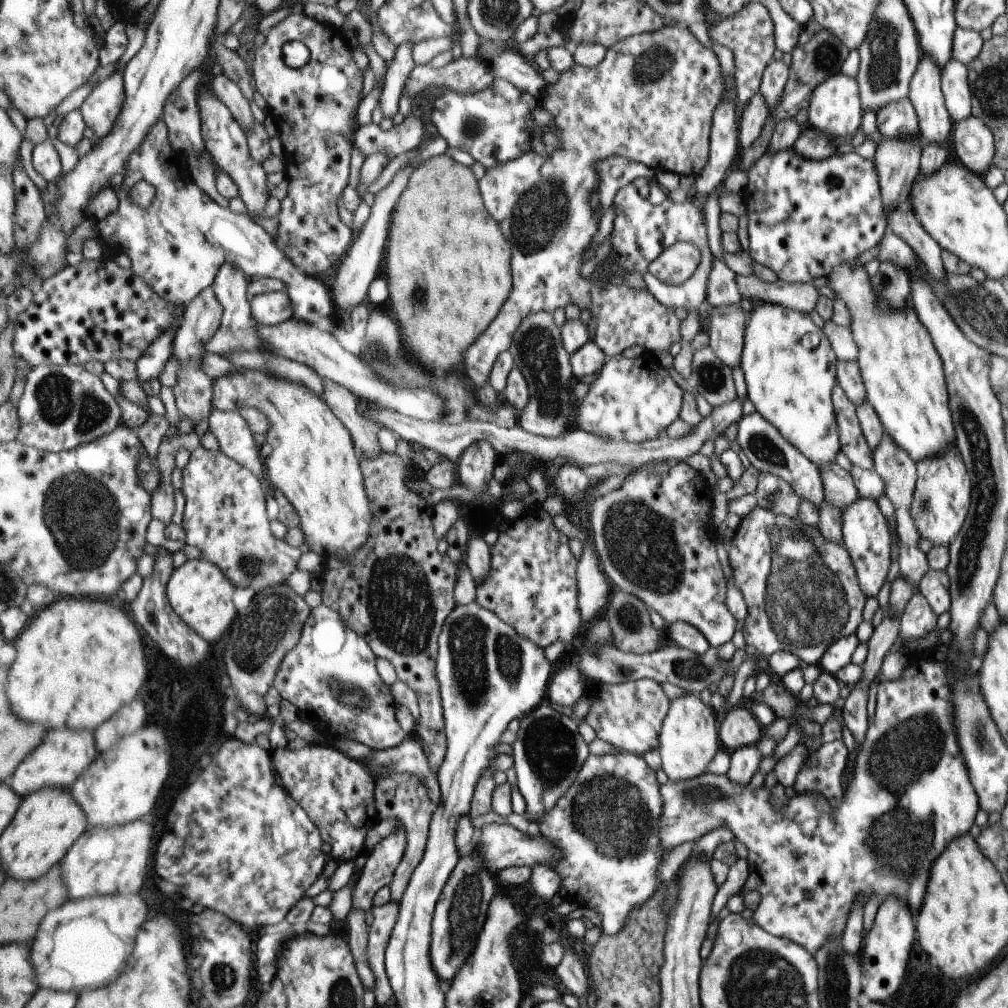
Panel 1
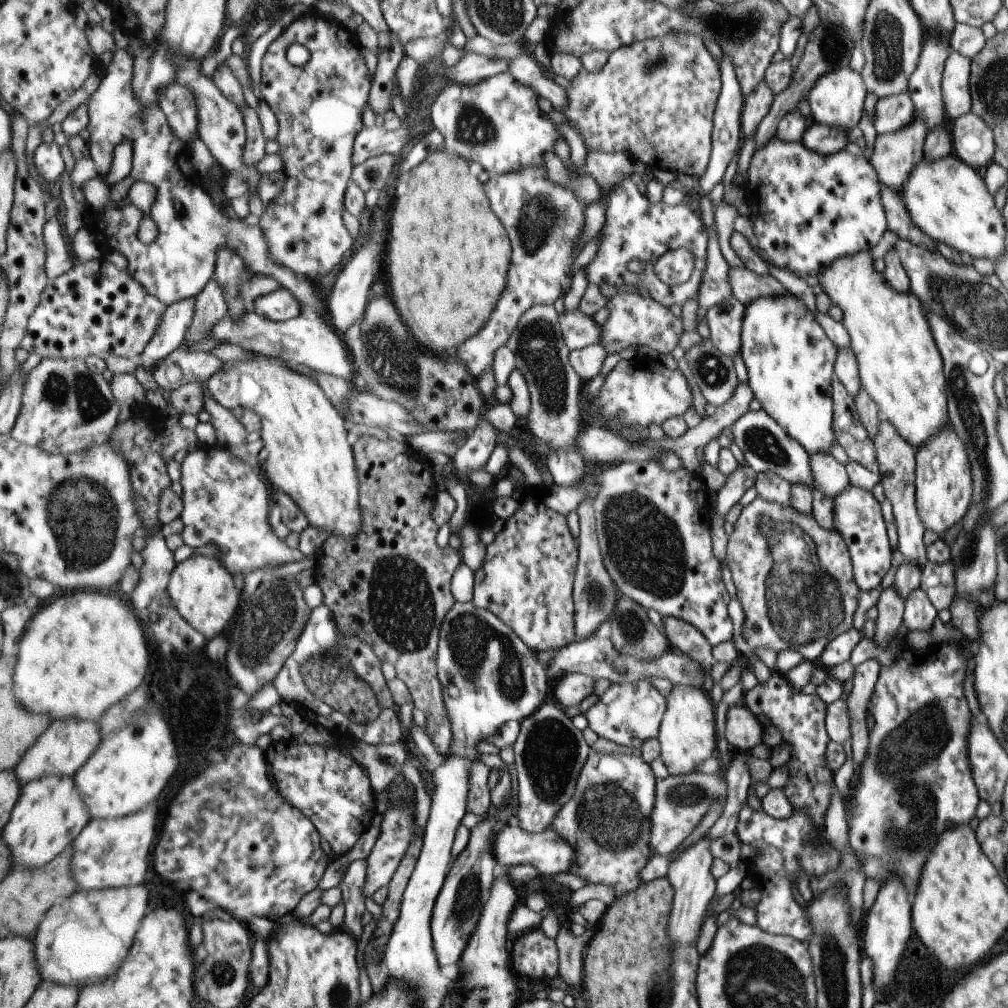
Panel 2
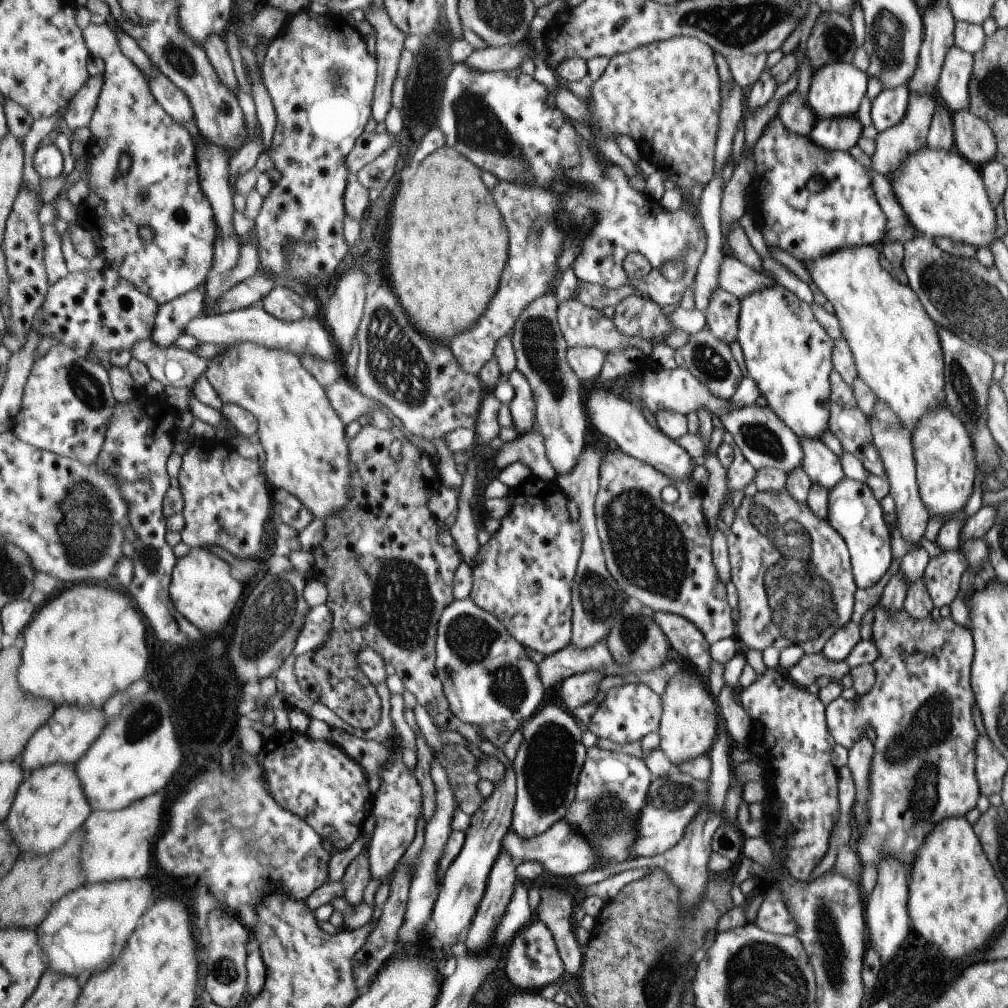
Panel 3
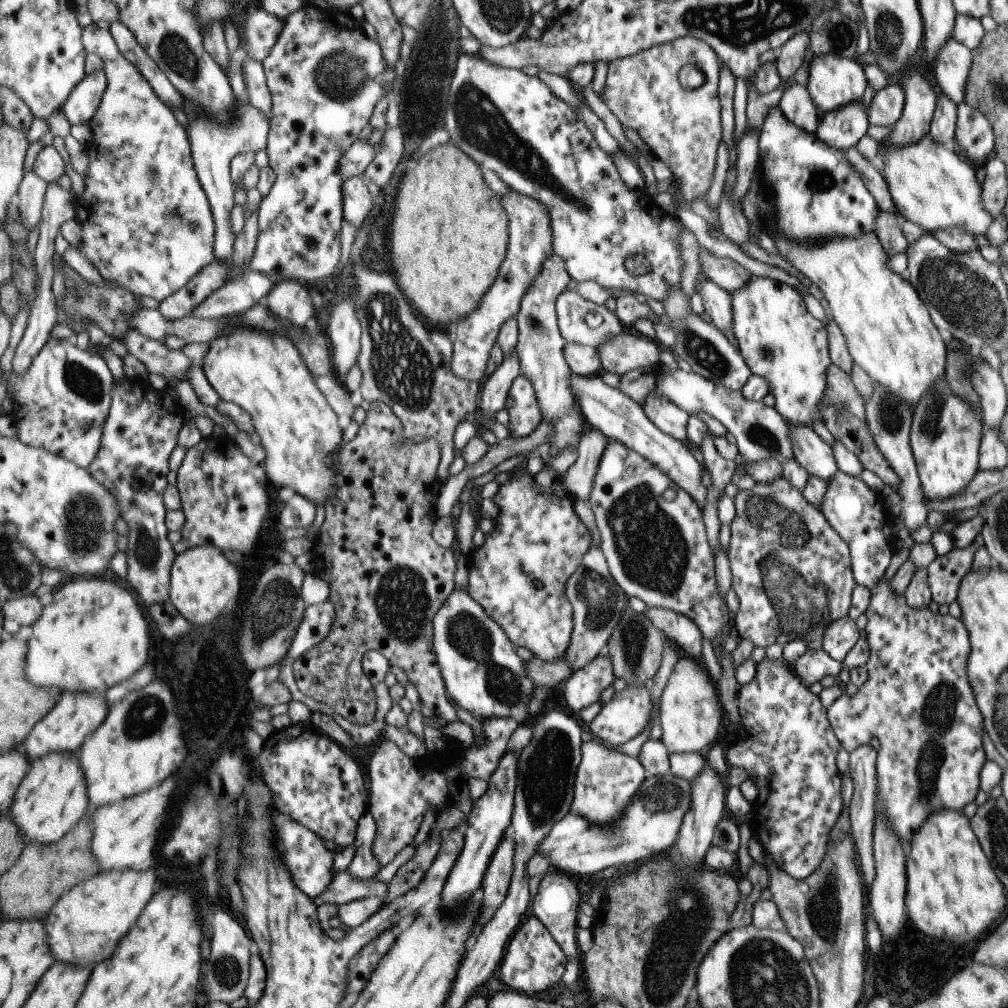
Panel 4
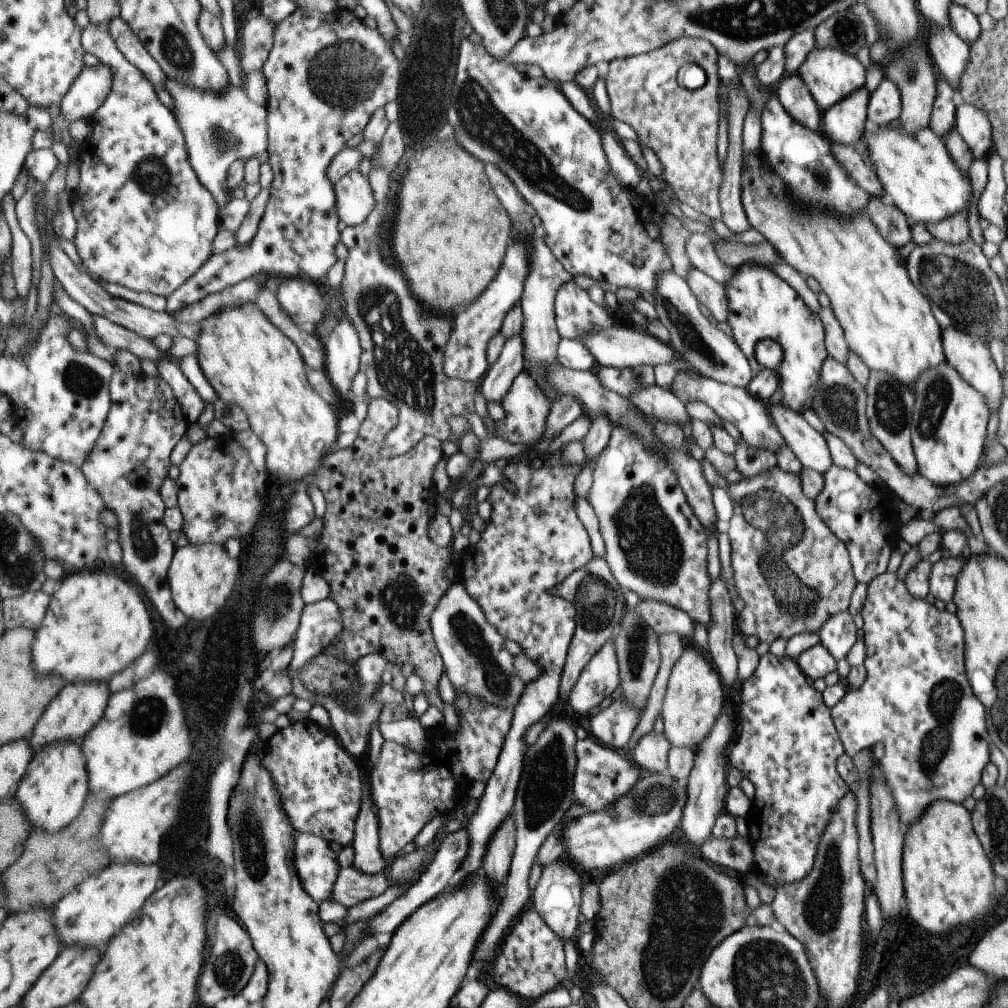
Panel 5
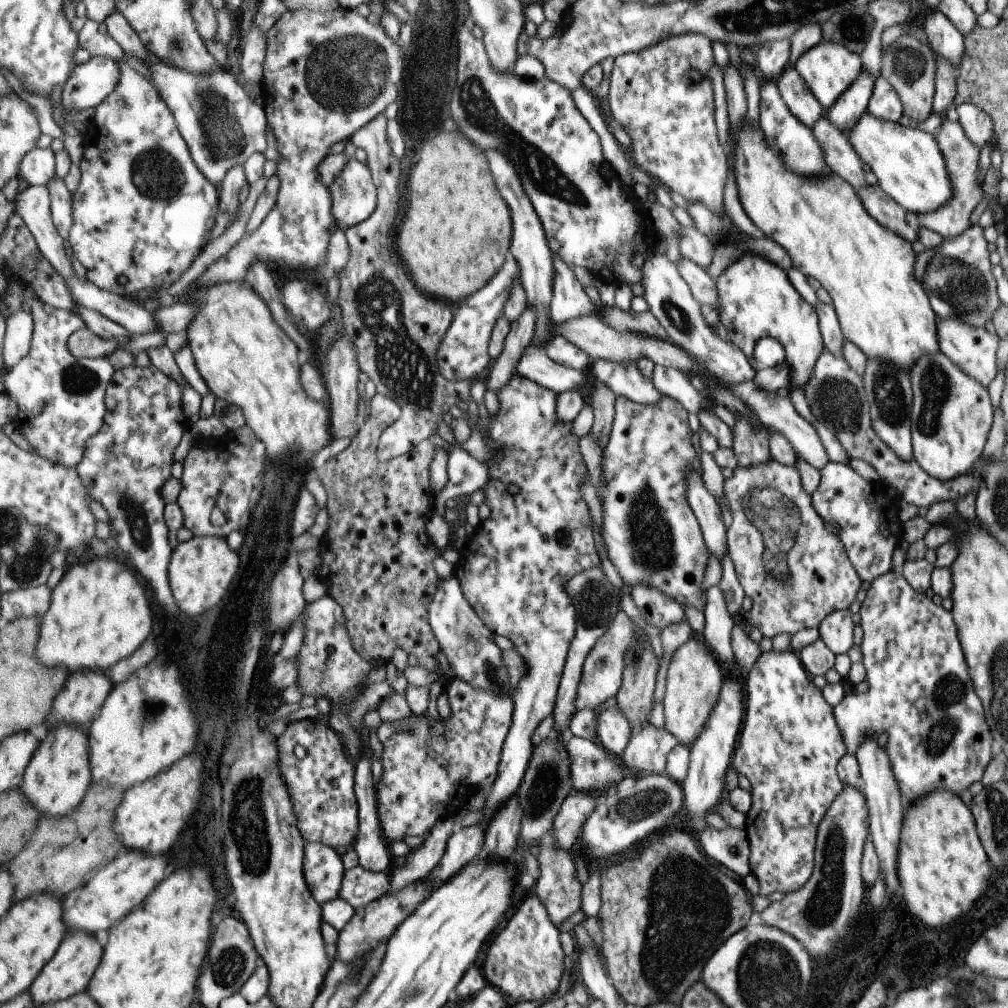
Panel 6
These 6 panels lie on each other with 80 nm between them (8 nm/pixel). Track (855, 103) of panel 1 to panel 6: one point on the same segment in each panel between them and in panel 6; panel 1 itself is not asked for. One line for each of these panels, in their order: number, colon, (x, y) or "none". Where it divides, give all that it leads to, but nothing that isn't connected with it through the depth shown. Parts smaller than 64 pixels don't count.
2: (836, 99)
3: (835, 89)
4: (833, 81)
5: (829, 74)
6: (827, 68)

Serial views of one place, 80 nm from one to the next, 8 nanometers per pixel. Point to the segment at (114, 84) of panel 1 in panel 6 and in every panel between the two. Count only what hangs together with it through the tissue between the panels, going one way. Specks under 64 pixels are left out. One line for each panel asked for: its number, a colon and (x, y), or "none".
2: (180, 262)
3: (161, 189)
4: (147, 225)
5: (145, 220)
6: (143, 211)

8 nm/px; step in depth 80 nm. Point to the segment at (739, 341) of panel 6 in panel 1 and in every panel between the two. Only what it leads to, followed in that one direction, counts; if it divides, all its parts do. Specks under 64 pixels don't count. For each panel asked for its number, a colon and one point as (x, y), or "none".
1: (789, 367)
2: (789, 361)
3: (787, 353)
4: (780, 341)
5: (761, 306)

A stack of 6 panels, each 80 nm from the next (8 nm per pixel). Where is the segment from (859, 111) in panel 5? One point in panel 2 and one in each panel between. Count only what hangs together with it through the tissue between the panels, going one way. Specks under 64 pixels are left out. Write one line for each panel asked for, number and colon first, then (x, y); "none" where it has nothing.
2: (823, 139)
3: (837, 133)
4: (841, 128)

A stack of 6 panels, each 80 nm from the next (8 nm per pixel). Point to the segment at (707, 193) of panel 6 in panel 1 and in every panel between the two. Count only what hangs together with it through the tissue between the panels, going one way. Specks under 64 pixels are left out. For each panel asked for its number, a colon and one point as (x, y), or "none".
1: (651, 100)
2: (654, 100)
3: (665, 95)
4: (681, 126)
5: (678, 125)

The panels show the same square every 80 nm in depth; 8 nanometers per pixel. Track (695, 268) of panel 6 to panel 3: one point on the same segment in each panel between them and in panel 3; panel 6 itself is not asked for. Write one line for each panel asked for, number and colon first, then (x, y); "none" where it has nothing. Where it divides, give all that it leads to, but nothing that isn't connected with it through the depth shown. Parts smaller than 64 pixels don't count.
3: (720, 314)
4: (716, 302)
5: (708, 292)

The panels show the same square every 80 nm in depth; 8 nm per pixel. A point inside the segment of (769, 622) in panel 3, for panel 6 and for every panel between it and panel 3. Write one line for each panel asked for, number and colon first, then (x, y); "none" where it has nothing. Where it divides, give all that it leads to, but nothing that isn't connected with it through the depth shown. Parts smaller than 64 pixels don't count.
4: (791, 573)
5: (792, 573)
6: (795, 572)

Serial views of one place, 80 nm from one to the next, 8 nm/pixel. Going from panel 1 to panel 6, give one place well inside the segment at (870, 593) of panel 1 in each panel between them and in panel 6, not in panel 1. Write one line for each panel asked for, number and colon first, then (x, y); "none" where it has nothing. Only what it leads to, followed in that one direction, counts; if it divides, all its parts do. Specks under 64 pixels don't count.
2: (856, 517)
3: (853, 512)
4: (855, 512)
5: (851, 509)
6: (869, 530)

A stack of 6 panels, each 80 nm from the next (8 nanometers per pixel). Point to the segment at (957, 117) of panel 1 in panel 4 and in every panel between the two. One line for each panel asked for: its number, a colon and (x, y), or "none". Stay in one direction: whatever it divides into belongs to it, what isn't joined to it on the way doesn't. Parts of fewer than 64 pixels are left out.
2: (955, 96)
3: (952, 83)
4: (952, 61)

